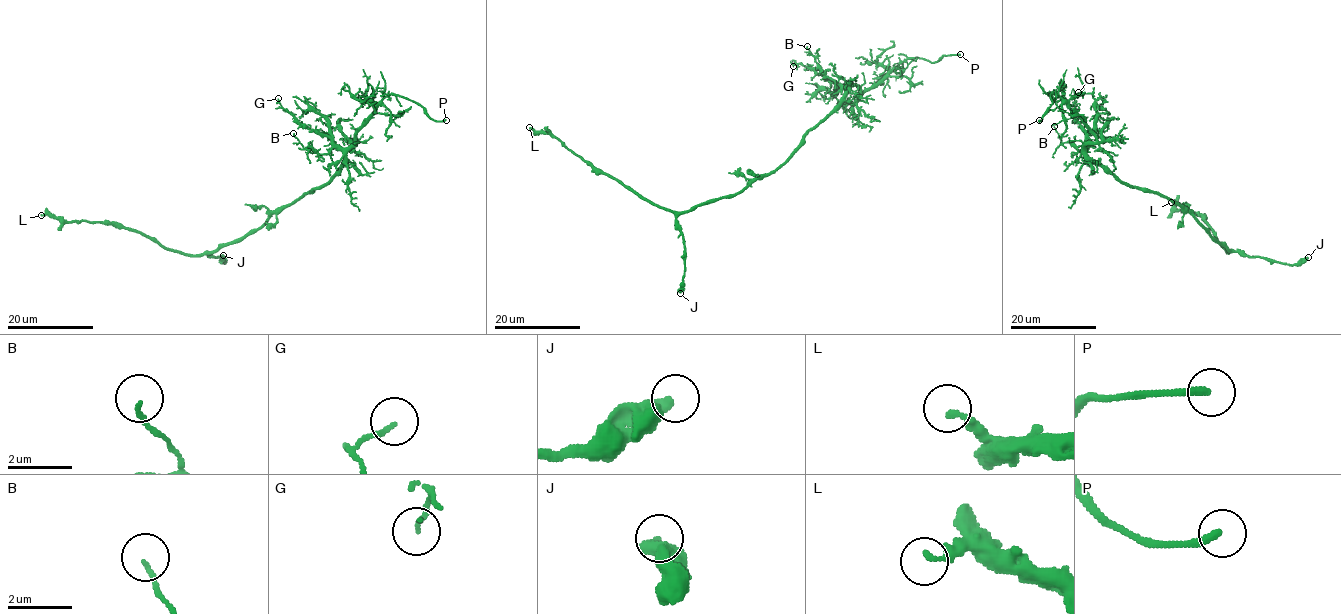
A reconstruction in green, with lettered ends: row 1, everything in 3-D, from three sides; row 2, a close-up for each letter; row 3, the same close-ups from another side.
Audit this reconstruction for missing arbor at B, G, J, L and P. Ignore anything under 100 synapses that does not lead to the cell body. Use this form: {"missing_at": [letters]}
{"missing_at": ["P"]}

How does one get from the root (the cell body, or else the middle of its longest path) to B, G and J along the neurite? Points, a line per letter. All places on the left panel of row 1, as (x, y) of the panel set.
B: (283, 209), (305, 193), (322, 188), (343, 160), (342, 153), (334, 147), (323, 154), (304, 148), (293, 133)
G: (283, 209), (305, 193), (322, 188), (343, 160), (342, 151), (331, 140), (306, 128), (281, 106), (278, 98)
J: (283, 209), (273, 212), (260, 227), (207, 253), (225, 262), (223, 255)

